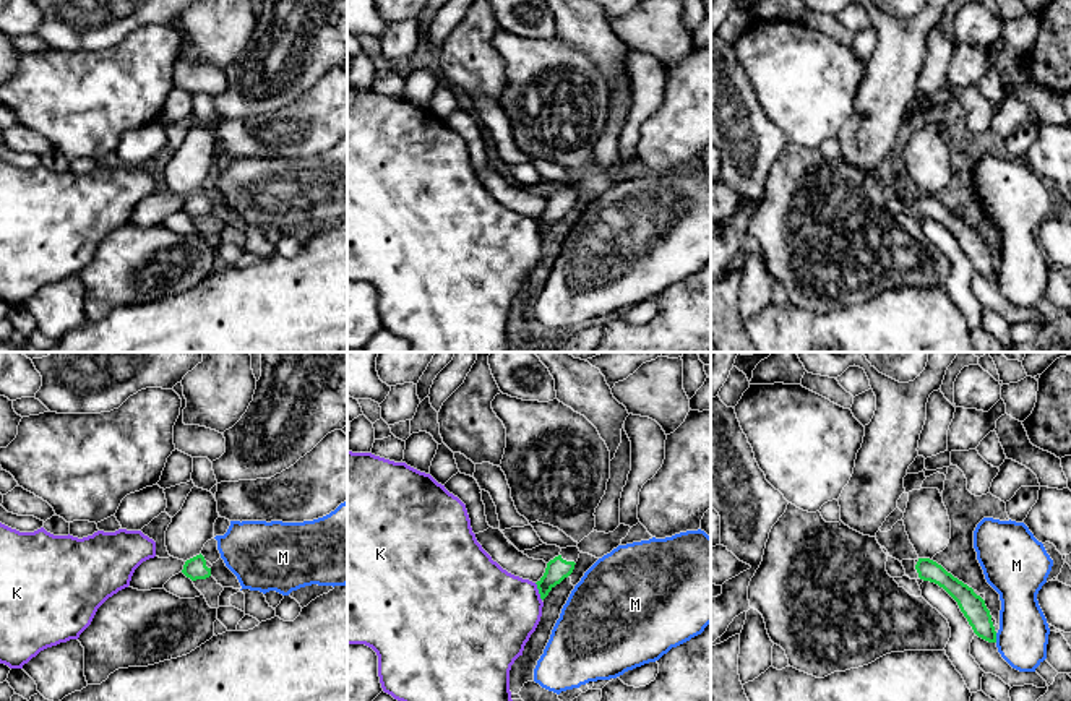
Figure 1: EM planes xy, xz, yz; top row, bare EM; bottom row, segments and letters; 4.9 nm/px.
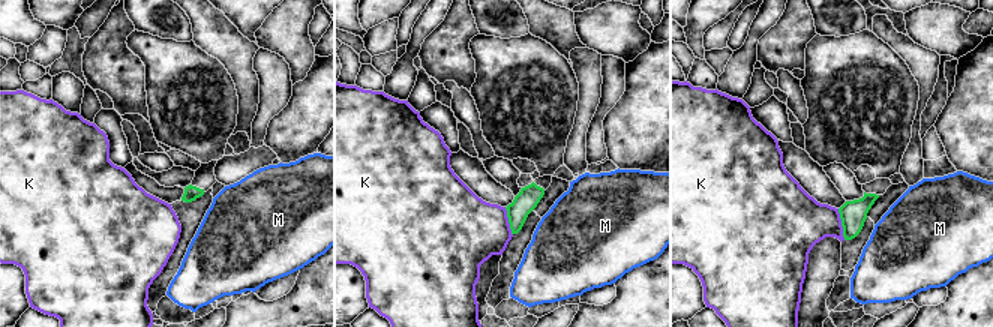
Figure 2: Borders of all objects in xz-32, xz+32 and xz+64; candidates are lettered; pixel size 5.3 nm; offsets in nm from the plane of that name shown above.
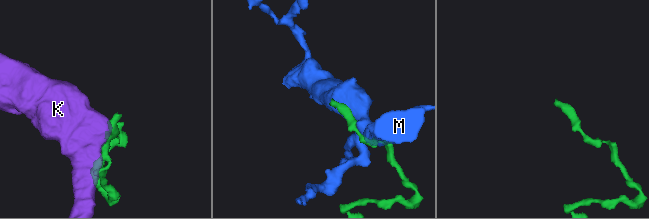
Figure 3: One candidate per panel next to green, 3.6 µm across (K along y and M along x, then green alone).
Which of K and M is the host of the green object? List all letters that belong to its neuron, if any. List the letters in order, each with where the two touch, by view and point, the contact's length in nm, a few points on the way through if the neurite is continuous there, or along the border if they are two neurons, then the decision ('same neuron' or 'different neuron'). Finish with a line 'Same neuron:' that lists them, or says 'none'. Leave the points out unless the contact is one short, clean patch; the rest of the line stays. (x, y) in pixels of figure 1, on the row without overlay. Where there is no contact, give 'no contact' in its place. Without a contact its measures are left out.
K: xz (539, 227) | 100 nm | along xz (534, 219), (542, 236) | different neuron
M: yz (995, 275) | 50 nm | along yz (995, 270), (997, 278) | different neuron
Same neuron: none

